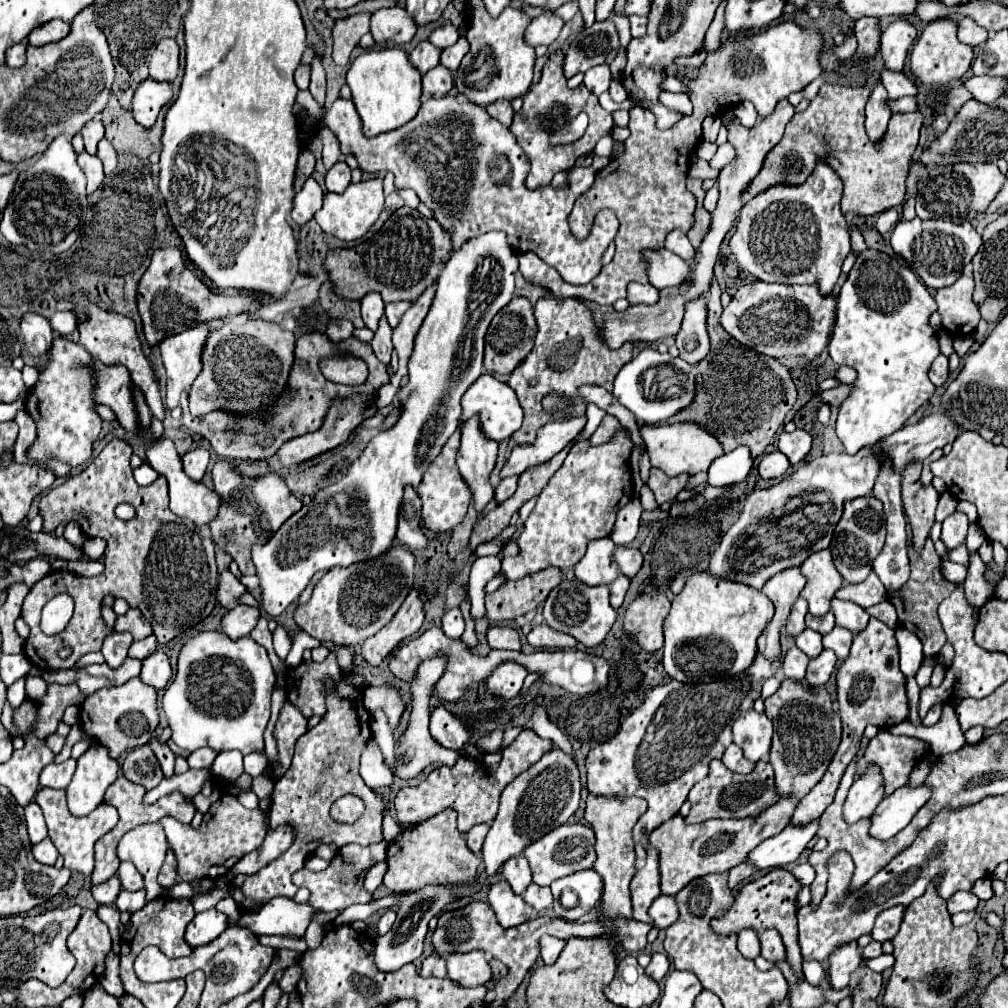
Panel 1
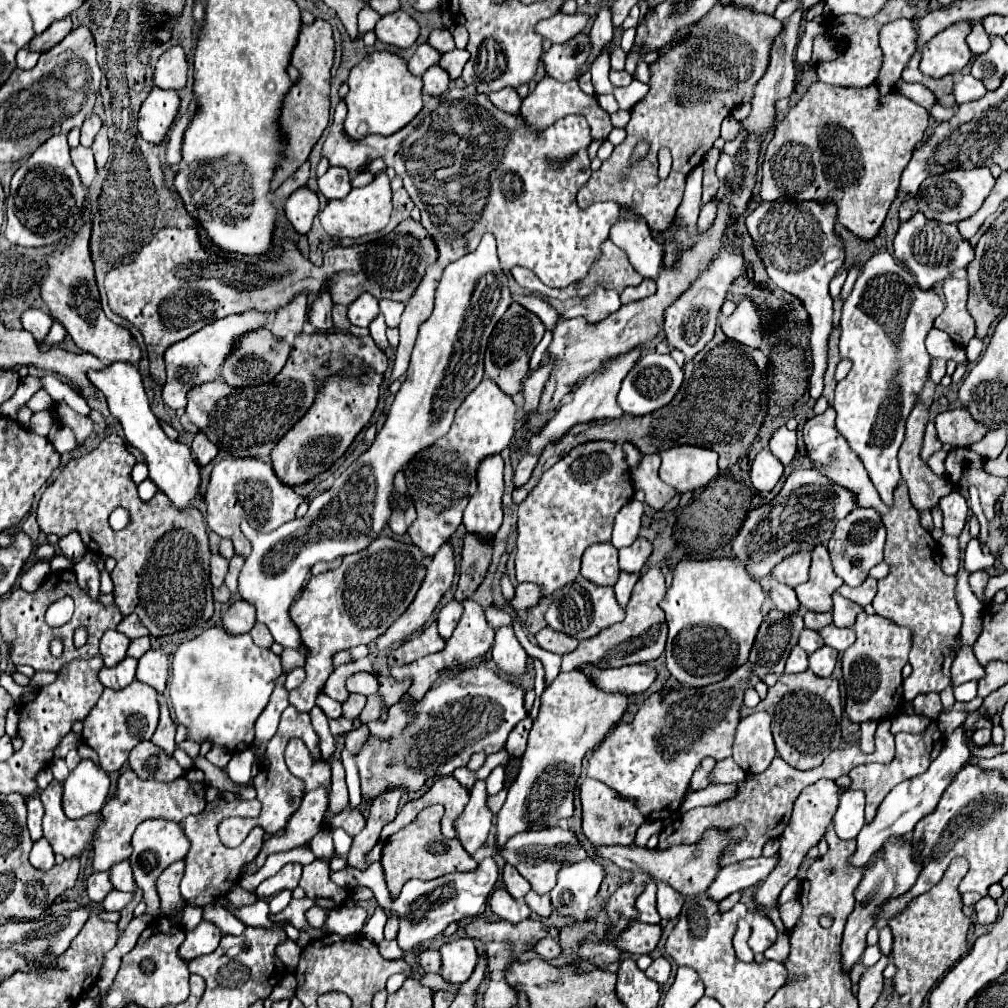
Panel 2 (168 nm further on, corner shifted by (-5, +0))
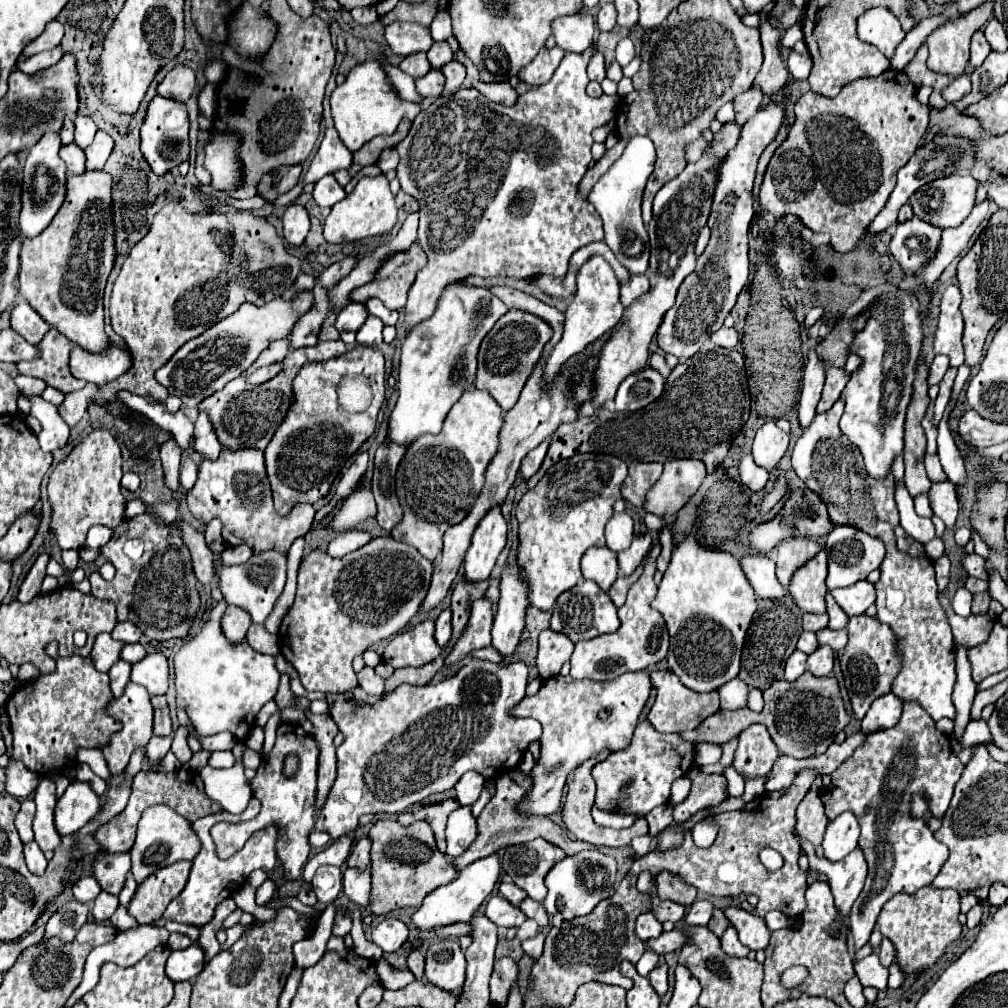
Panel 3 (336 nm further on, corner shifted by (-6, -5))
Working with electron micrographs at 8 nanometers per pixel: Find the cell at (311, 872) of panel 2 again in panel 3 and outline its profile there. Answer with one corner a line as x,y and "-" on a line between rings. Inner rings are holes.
351,831
349,834
343,834
340,836
334,844
330,845
323,852
319,852
317,856
313,856
307,864
305,864
305,870
303,870
303,880
307,884
311,884
317,868
326,865
333,865
340,867
351,851
351,845
356,839
356,831

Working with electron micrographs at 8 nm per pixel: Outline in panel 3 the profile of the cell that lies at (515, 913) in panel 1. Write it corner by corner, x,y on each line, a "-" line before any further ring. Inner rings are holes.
491,896
485,908
485,916
497,926
505,926
505,928
521,926
527,920
527,916
517,906
513,906
511,902
505,902
505,898
501,896

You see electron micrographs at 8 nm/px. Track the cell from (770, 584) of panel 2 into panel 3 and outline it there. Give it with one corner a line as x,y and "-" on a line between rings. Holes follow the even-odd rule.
755,554
755,556
745,556
741,560
743,572
753,586
757,598
761,600
777,600
787,594
787,590
779,584
775,576
775,562
765,556
765,554

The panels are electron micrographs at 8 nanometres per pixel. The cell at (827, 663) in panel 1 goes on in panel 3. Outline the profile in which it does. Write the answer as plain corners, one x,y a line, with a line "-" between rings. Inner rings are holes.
819,646
807,660
807,670
813,676
829,676
833,670
833,662
835,662
835,654
829,646

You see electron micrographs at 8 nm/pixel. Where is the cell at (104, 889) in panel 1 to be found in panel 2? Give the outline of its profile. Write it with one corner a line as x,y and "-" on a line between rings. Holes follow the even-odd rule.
92,873
86,881
86,893
90,901
100,903
108,893
112,891
112,883
108,879
108,873

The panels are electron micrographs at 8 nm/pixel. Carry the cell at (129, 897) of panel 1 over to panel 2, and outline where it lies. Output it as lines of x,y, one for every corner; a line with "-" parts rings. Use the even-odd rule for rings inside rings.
112,889
108,893
108,897
102,901
102,909
104,911
122,911
132,899
132,893
120,893
116,889

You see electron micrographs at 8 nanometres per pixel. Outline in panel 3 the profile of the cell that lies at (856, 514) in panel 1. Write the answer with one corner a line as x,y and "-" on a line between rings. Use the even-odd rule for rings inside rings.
835,526
831,534
827,536
827,556
829,556
829,576
827,576
827,588
847,588
853,586
859,580
865,580
869,572
877,570
885,558
885,546
879,538
873,538
865,534
863,530
855,526

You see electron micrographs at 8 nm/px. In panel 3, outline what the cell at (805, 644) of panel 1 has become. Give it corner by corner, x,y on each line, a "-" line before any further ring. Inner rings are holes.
803,632
801,638
799,638
799,642
797,642
797,648
801,652
805,652
805,654
813,654
819,648
819,642
817,642
817,638
815,638
813,632

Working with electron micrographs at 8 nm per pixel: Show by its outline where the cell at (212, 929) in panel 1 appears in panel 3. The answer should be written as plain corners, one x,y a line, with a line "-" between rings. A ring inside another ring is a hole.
193,942
189,948
185,950
177,950
171,952
169,960
167,960
167,968
165,974
173,980
173,982
181,982
181,980
191,980
195,978
205,966
205,952
199,946
199,942

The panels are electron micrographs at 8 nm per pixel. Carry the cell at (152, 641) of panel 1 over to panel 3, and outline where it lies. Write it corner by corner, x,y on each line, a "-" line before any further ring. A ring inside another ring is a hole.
125,644
121,650
121,660
129,662
129,664
137,664
139,660
145,658
145,648
141,644

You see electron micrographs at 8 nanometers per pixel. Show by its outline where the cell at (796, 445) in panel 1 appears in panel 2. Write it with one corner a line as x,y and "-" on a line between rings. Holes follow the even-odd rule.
786,427
776,429
776,433
770,437
768,449
772,451
772,455
776,455
780,463
788,465
796,455
796,431
790,431

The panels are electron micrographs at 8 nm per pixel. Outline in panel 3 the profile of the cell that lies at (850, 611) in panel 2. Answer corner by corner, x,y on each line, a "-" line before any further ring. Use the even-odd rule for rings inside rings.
831,594
825,596
827,598
827,614
829,614
829,628
831,630
843,630
849,622
849,616
843,612
843,608
833,600

